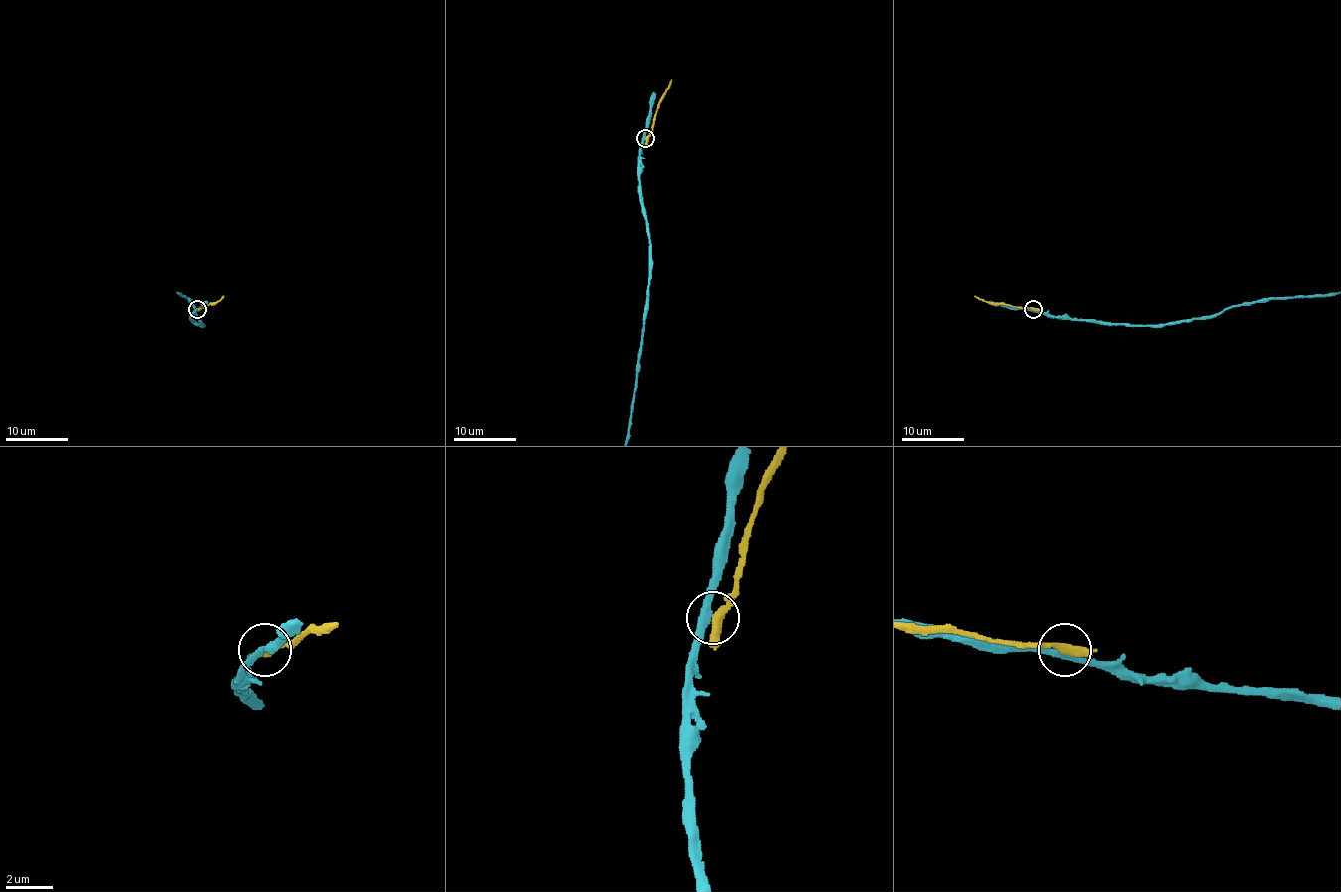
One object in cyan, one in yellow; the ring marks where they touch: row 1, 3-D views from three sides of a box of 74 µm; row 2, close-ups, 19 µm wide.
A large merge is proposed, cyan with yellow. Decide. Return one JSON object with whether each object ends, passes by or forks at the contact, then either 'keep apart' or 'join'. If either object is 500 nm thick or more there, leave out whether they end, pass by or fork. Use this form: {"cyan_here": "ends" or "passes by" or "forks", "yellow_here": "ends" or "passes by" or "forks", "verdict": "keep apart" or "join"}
{"cyan_here": "passes by", "yellow_here": "ends", "verdict": "keep apart"}

